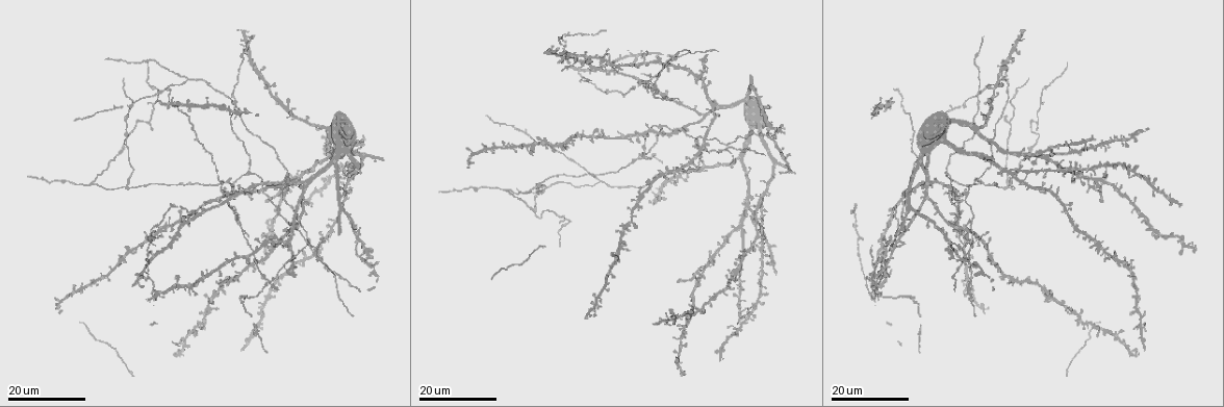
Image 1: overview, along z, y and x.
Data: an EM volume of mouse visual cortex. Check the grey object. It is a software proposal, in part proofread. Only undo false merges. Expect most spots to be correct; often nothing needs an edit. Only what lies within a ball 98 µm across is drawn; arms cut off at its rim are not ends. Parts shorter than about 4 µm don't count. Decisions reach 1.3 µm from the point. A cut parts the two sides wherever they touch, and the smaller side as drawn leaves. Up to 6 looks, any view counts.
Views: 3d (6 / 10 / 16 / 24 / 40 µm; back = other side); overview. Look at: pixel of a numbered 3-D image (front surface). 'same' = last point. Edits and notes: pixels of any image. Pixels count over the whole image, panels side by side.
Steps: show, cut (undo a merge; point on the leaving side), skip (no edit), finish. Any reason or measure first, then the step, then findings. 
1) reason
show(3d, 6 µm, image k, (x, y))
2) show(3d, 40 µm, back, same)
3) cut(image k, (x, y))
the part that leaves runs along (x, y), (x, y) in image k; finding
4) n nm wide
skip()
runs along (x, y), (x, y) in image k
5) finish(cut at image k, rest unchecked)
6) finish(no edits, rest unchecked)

two arms in line, one across
show(3d, 16 µm, image 1, (1012, 181))

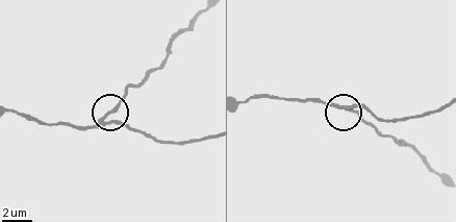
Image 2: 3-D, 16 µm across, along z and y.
zoom in
show(3d, 10 µm, image 2, (105, 116))

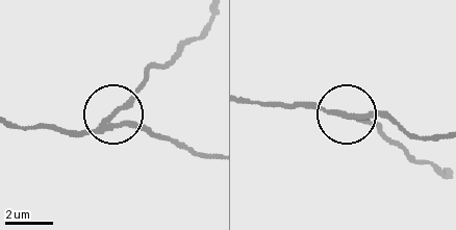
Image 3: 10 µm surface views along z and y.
side arm 19 µm; 3 arms
cut(image 3, (126, 100))
two neurons meet here

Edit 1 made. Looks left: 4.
two arms in line, one across
show(3d, 24 µm, image 1, (239, 224))

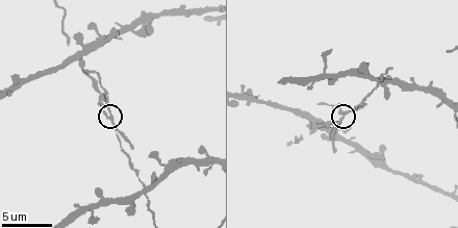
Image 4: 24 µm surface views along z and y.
show(3d, 6 µm, image 4, (113, 116))

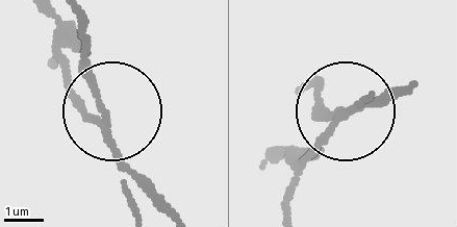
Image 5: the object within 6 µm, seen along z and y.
3 arms
cut(image 5, (98, 91))
a second neuron is stuck on

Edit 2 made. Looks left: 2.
finish(cut at image 3, cut at image 5, rest unchecked)

